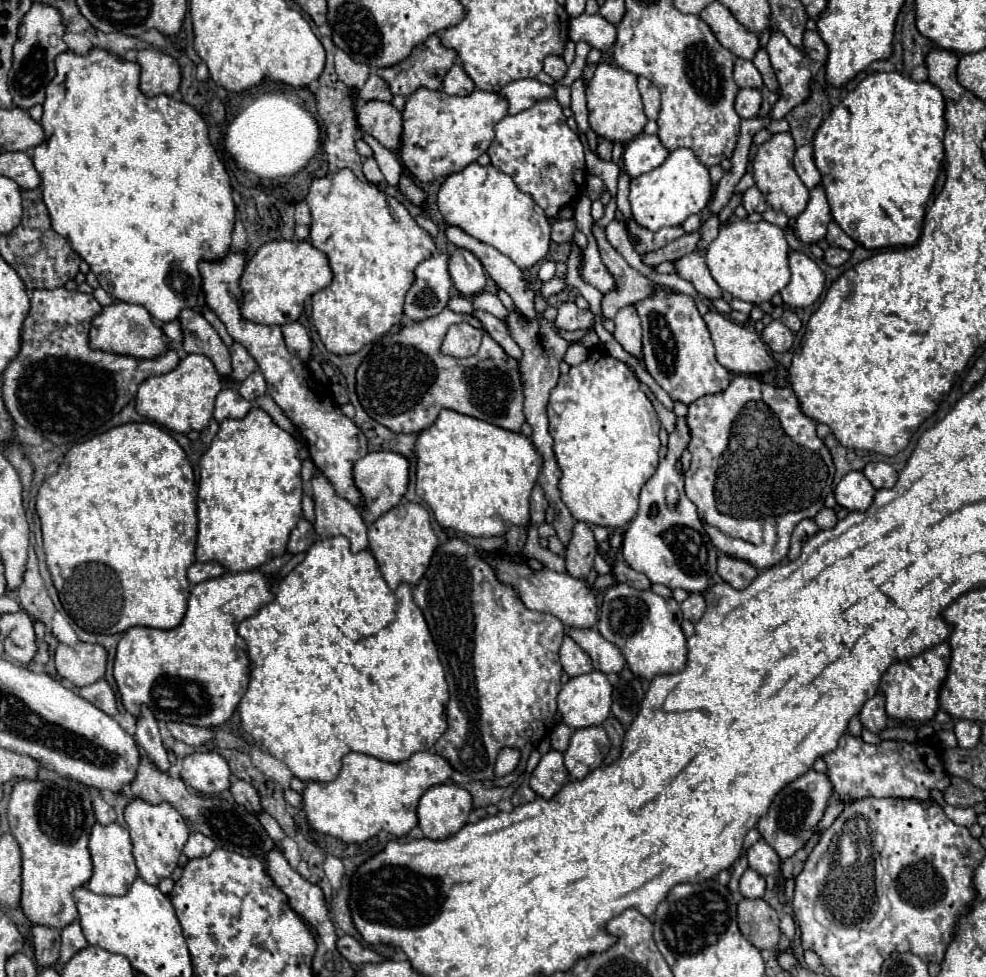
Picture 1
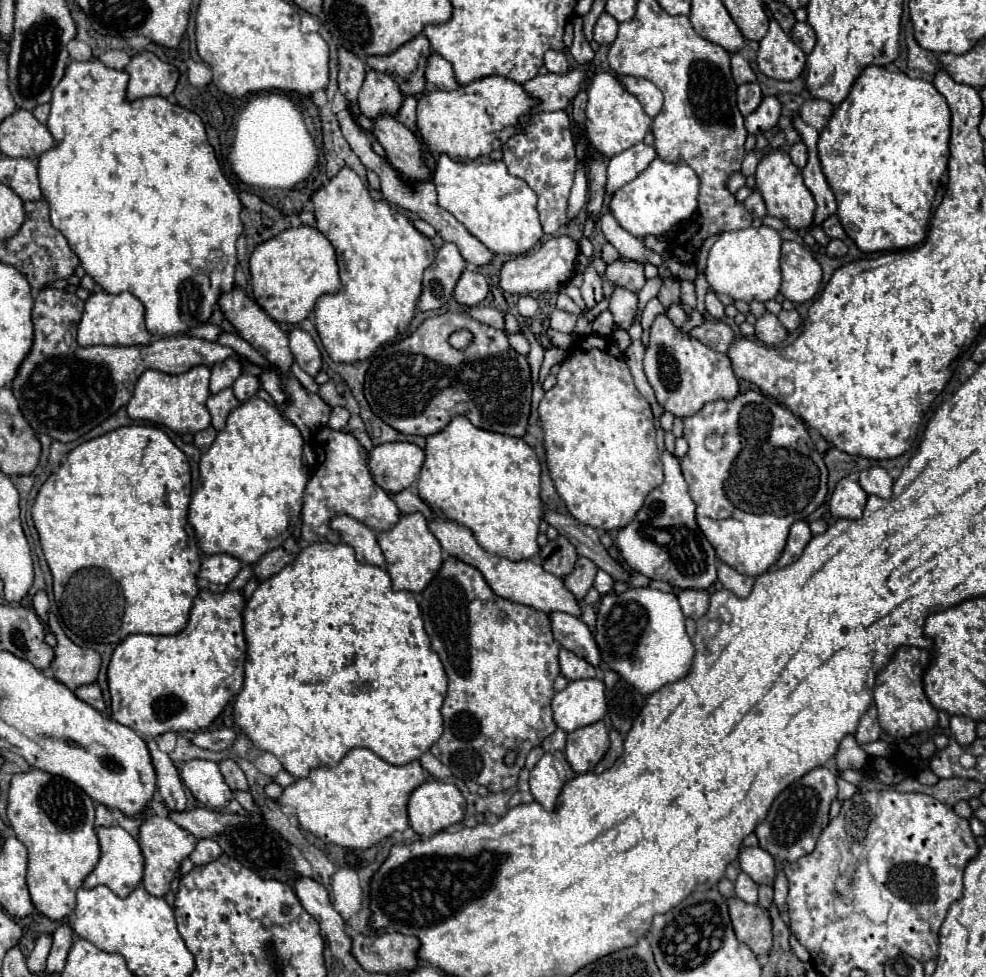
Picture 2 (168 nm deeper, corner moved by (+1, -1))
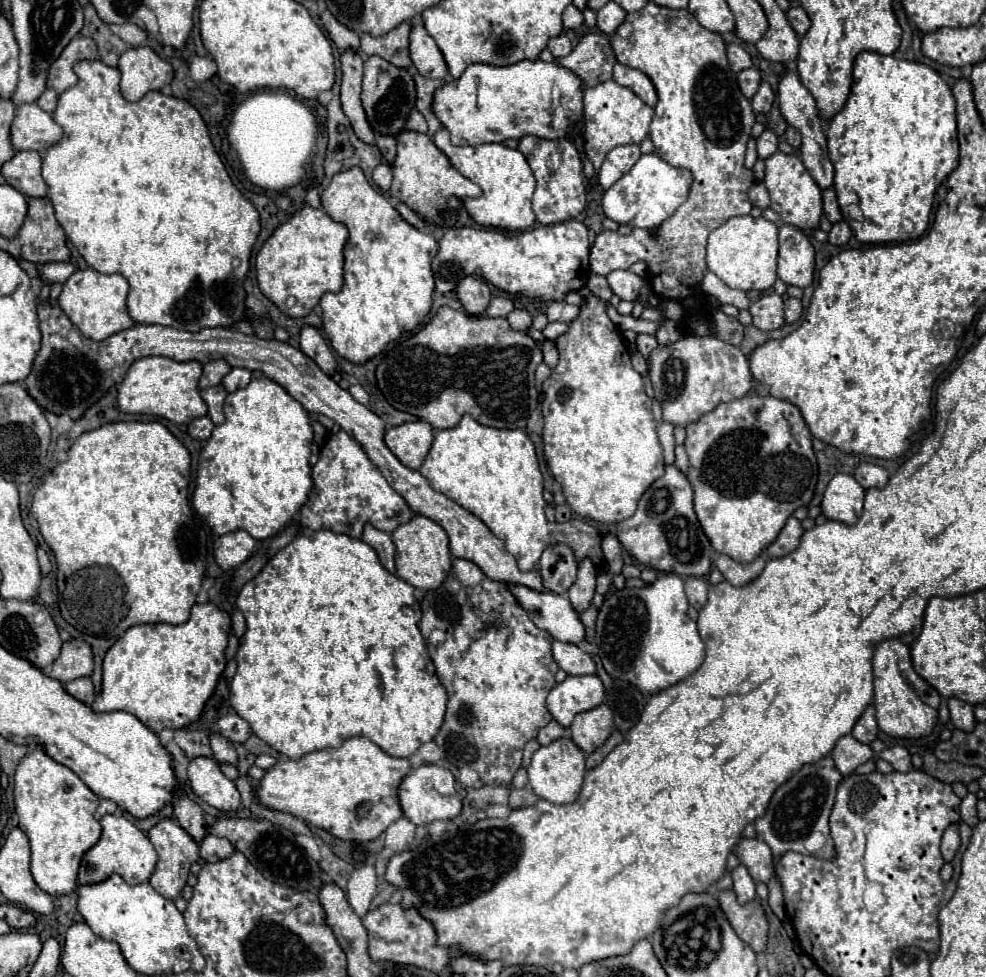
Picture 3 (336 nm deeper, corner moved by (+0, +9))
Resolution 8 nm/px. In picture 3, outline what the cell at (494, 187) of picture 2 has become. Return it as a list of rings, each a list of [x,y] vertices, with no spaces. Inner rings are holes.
[[[438,129],[434,133],[434,143],[440,147],[452,165],[472,183],[482,187],[482,197],[478,199],[462,199],[466,205],[470,217],[488,227],[500,227],[500,229],[512,229],[512,231],[524,231],[534,225],[536,217],[532,213],[532,193],[536,187],[536,179],[532,175],[532,169],[526,161],[526,157],[518,149],[510,149],[502,143],[484,143],[484,145],[452,145],[448,129]]]

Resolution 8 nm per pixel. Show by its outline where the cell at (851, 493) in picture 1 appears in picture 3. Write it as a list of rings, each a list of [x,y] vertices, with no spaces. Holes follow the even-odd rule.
[[[838,473],[832,477],[824,491],[822,515],[832,521],[854,525],[862,513],[864,489],[856,483],[854,477]]]

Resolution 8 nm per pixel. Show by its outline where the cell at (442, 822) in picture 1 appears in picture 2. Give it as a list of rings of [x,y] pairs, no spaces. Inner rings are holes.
[[[429,779],[411,793],[407,809],[415,833],[431,837],[463,821],[465,797],[455,785]]]

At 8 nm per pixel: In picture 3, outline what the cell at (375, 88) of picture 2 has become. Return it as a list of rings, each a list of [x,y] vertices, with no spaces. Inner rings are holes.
[[[368,57],[364,61],[364,81],[362,81],[362,105],[366,119],[376,135],[396,137],[406,131],[406,121],[416,103],[416,87],[408,69],[400,69],[382,57]]]

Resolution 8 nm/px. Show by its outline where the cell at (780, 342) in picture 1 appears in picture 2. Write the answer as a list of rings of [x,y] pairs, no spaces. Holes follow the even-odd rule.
[[[763,313],[755,323],[755,335],[765,345],[777,345],[777,343],[785,341],[787,331],[785,331],[785,327],[779,323],[779,319],[775,315]]]

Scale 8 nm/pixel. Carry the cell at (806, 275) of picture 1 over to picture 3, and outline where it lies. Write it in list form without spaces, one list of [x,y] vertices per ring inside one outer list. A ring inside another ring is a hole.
[[[780,225],[778,243],[778,277],[786,285],[808,287],[814,277],[814,247],[808,237],[792,225]]]

